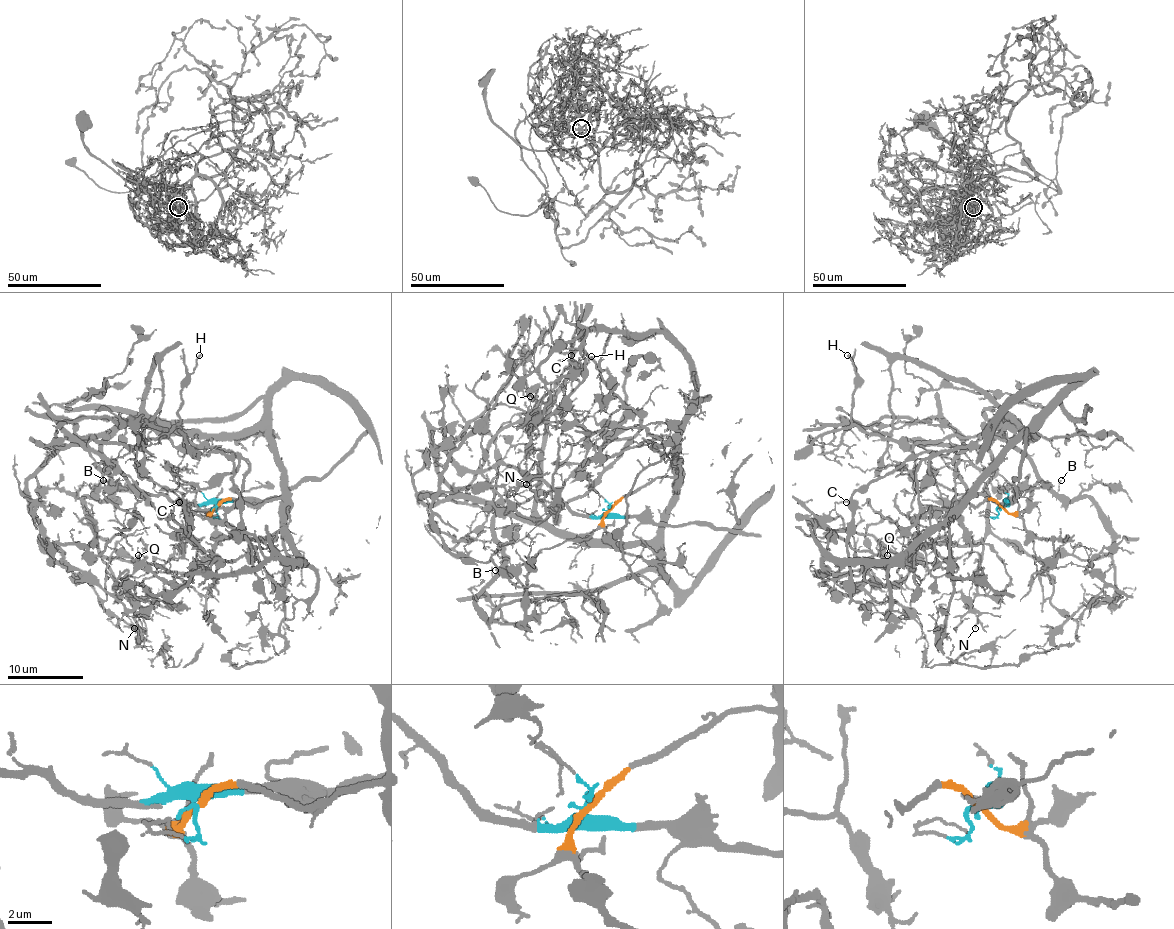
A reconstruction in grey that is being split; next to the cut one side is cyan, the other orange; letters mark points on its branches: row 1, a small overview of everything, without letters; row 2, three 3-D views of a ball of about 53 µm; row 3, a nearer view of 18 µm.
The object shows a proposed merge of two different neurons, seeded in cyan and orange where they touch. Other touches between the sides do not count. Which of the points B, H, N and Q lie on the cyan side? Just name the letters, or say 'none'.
H

